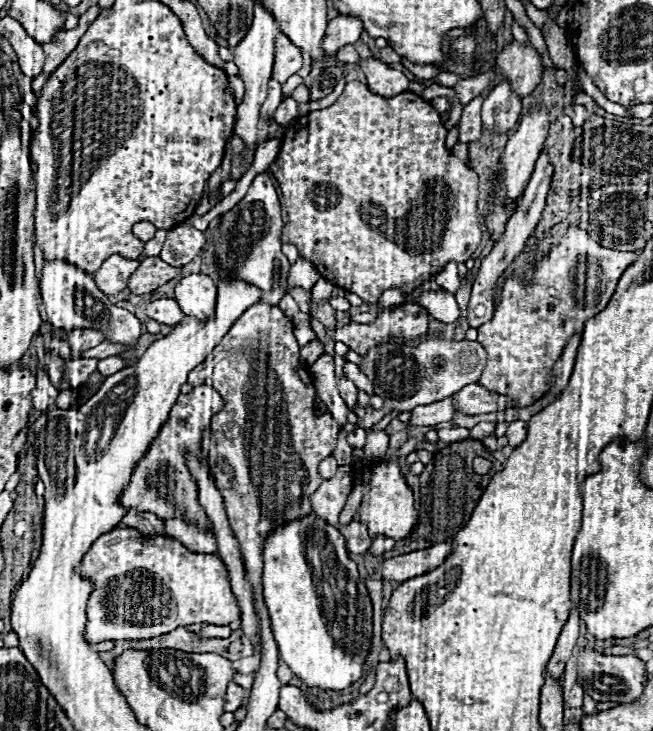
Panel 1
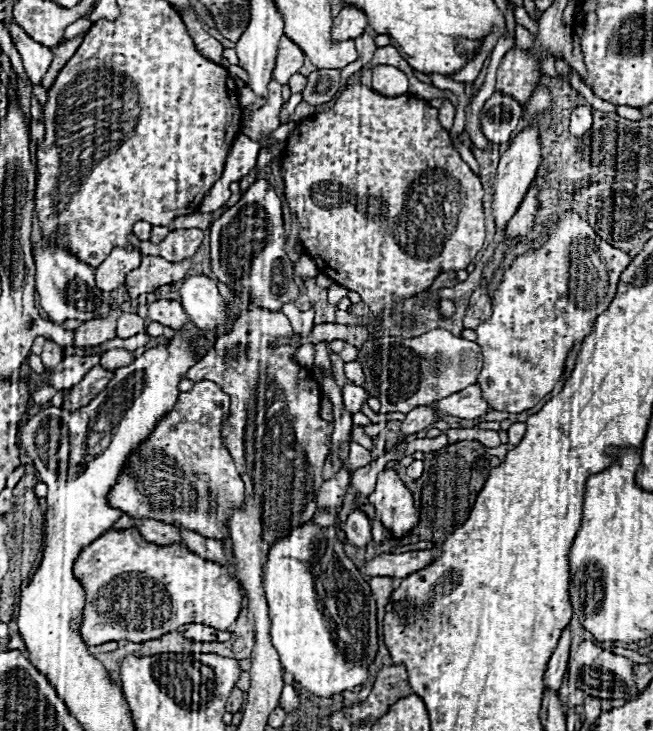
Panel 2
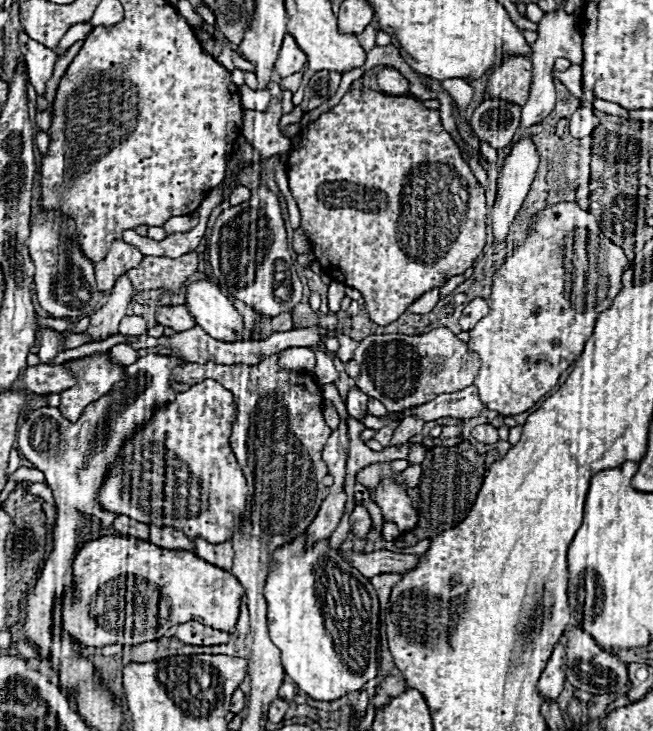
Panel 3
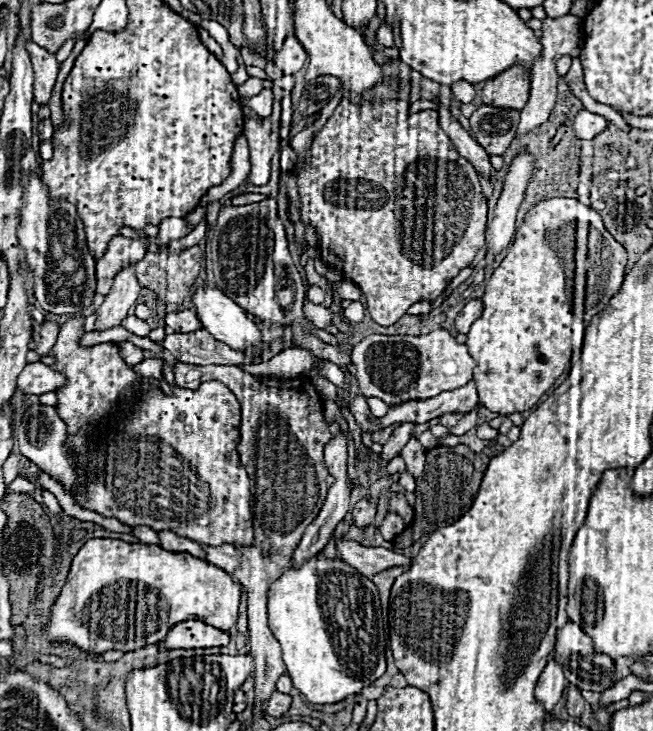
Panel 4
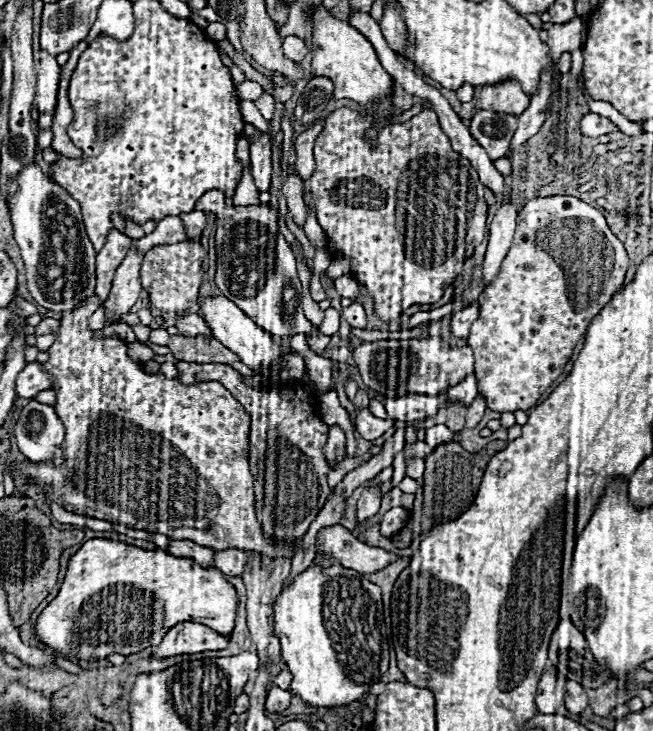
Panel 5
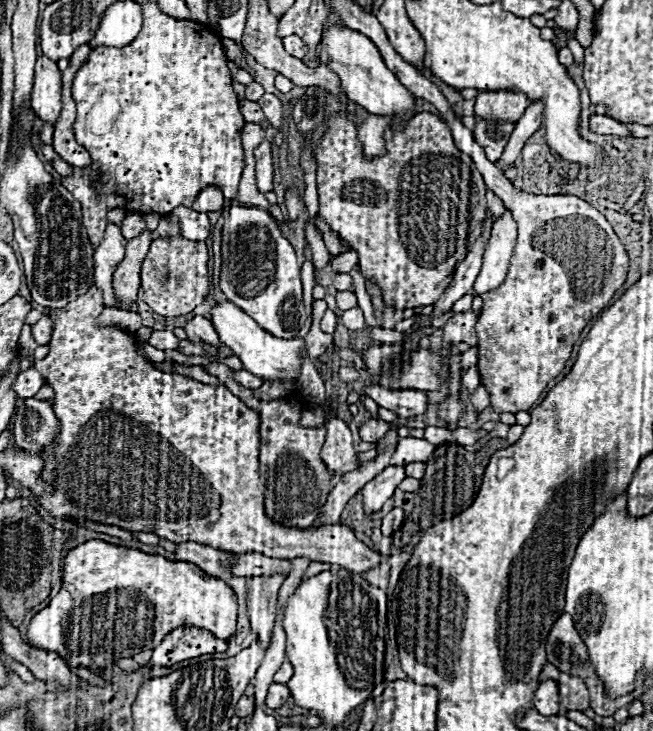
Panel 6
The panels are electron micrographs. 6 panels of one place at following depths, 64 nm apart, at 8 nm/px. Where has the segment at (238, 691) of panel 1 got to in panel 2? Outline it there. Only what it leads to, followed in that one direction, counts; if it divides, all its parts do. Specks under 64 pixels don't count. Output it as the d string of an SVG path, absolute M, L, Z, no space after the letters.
M234 686L232 692L230 692L230 696L228 696L228 702L226 702L226 712L232 712L232 714L240 712L242 702L244 702L244 692Z

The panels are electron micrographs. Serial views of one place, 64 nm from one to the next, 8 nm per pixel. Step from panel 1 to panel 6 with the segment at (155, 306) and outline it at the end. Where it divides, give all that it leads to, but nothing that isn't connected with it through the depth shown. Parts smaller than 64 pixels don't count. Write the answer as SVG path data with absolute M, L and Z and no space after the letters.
M194 316L192 320L188 320L184 326L184 332L186 332L186 338L190 342L206 342L206 344L220 346L220 338L216 336L212 322L204 316Z

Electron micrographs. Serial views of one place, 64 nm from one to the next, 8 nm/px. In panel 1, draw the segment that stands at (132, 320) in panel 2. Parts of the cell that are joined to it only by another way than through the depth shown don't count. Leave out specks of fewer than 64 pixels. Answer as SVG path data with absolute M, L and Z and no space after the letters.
M60 260L46 262L44 270L42 270L42 280L40 280L40 294L42 294L46 314L48 314L48 322L54 328L62 328L64 332L72 332L76 328L96 328L104 334L106 342L126 344L128 348L132 348L132 350L122 350L118 356L122 360L126 360L126 366L136 364L138 358L134 354L134 346L142 334L142 324L128 310L112 306L108 296L104 296L96 288L92 276L88 276L86 272L80 272L78 268L72 268L70 264L64 264Z

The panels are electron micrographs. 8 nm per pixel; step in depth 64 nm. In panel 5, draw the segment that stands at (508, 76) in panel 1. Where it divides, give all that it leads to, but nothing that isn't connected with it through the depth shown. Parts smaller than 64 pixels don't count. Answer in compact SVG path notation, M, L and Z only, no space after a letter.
M504 80L484 86L476 108L492 108L494 112L512 112L514 116L520 116L520 112L524 112L528 106L528 100L530 96L516 80Z

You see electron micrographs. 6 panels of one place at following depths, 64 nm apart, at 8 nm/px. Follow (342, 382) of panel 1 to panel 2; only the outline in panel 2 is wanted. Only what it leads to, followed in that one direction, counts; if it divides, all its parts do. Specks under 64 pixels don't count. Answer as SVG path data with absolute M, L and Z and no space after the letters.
M346 382L346 384L344 384L344 388L342 388L342 396L344 396L344 404L346 404L348 412L352 412L352 414L360 412L362 404L368 400L366 390L360 388L360 386L354 386L352 382Z

